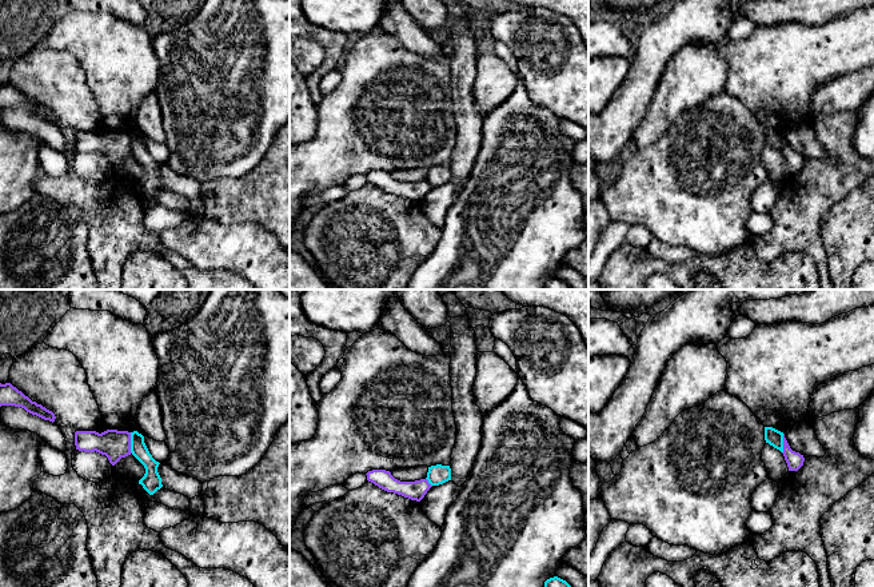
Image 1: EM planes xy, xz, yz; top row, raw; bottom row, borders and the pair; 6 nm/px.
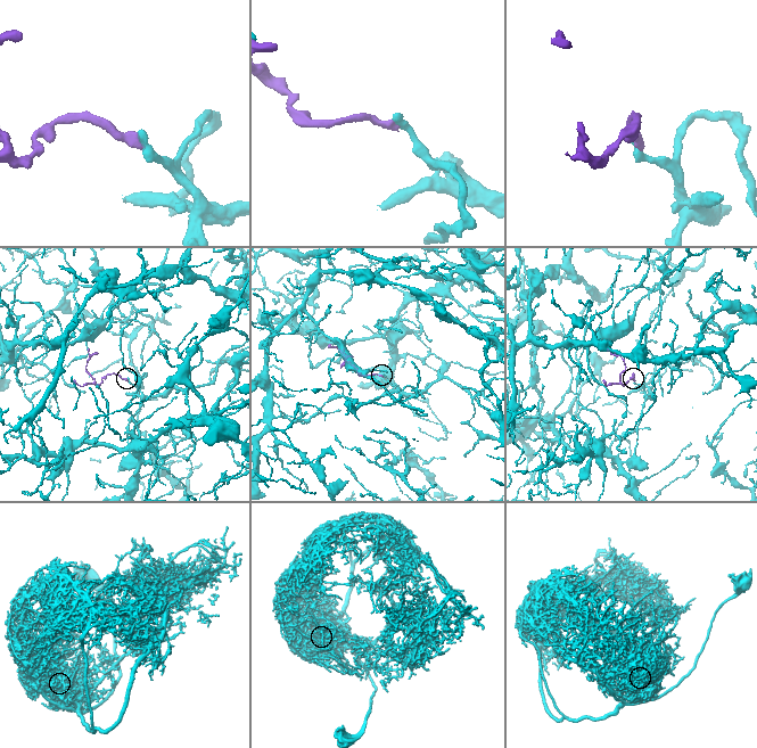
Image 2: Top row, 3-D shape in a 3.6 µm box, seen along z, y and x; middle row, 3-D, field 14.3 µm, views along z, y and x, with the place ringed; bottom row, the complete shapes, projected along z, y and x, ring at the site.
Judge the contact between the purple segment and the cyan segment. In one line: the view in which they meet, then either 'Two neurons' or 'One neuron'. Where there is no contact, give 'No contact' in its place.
Touches purple in xy. Two neurons

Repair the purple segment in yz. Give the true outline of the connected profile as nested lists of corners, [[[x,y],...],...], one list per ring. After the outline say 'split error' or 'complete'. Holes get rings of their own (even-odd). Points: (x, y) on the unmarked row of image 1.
[[[783,135],[783,153],[782,155],[783,155],[785,161],[787,164],[789,172],[798,172],[803,167],[803,163],[805,163],[803,156],[793,152],[790,149],[790,147],[785,139],[785,135]]]; complete

